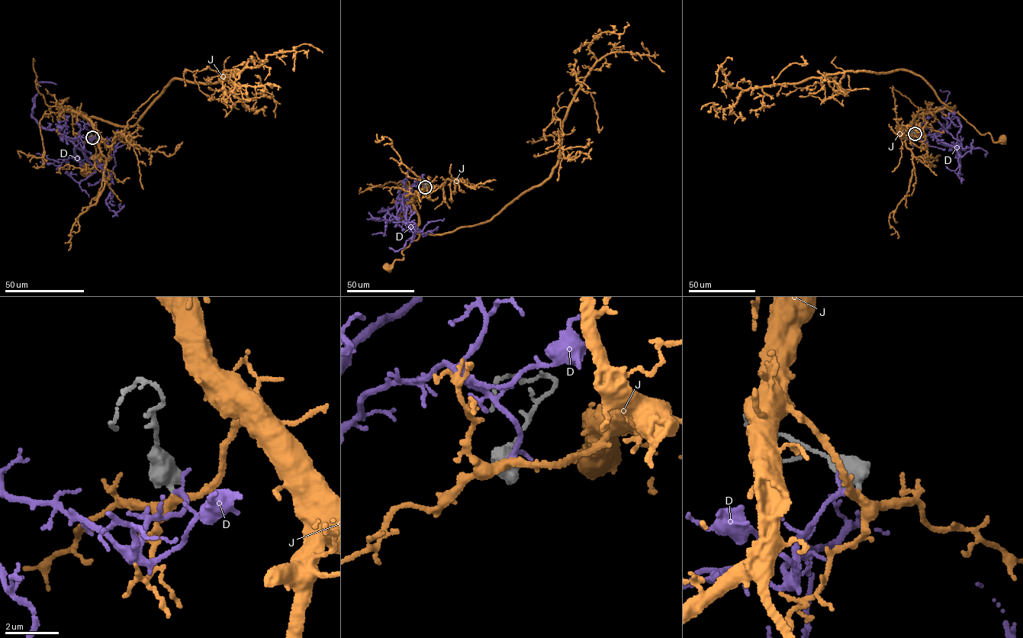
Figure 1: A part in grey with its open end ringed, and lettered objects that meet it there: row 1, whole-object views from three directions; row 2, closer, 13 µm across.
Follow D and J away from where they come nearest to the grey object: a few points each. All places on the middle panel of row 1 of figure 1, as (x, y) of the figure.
D: (425, 187), (423, 182), (411, 187), (401, 201), (412, 225), (403, 221), (414, 220)
J: (425, 188), (429, 186), (417, 193), (413, 200), (419, 236), (402, 250), (403, 258), (387, 266)

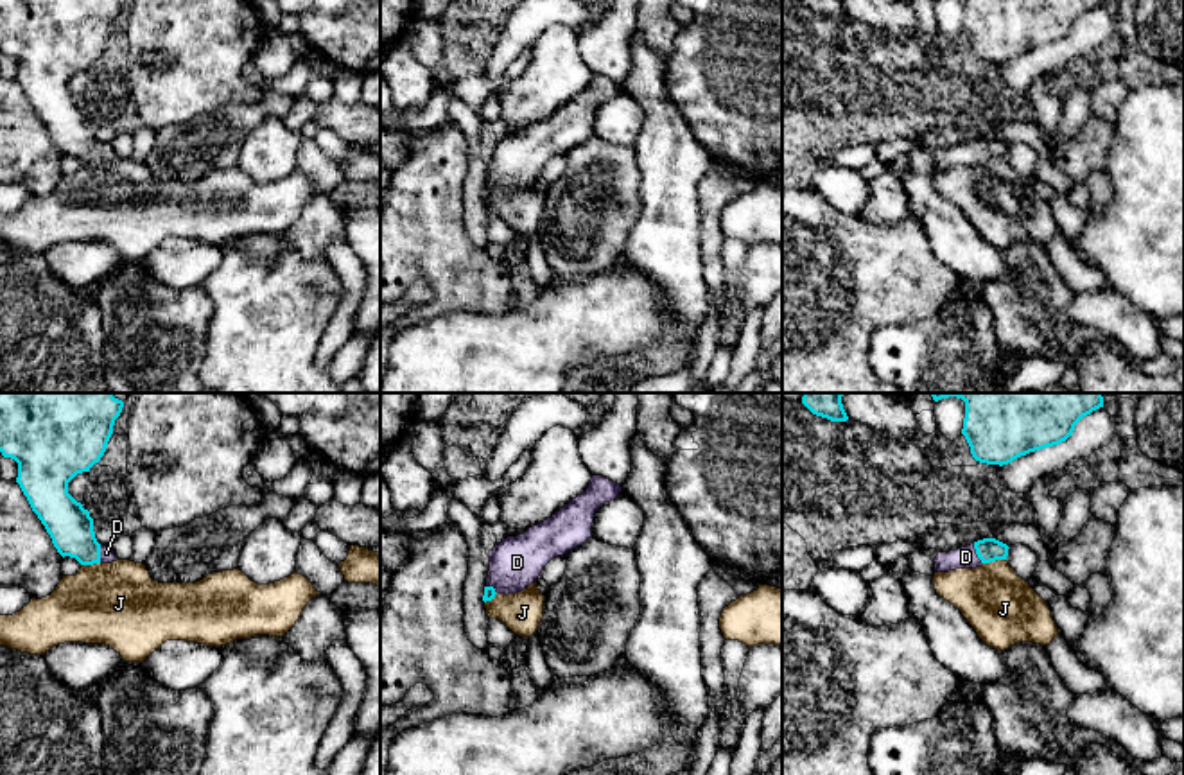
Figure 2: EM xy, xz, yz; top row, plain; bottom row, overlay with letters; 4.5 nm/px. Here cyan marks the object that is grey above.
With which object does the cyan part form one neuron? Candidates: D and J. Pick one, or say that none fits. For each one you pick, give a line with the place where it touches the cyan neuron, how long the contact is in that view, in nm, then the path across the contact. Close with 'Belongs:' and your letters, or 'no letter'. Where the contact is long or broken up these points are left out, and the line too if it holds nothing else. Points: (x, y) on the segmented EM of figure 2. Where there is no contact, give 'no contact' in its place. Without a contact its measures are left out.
D: yz (978, 555) | 100 nm | across yz (989, 549), (978, 555), (966, 557)
Belongs: D

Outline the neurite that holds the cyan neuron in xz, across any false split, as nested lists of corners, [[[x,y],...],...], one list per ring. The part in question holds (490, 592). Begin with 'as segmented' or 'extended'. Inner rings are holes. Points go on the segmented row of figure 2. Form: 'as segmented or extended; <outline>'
extended; [[[592,475],[588,488],[551,518],[495,545],[490,551],[483,601],[492,601],[497,594],[522,592],[536,581],[553,558],[563,556],[592,538],[596,511],[621,492],[621,484],[603,475]]]

